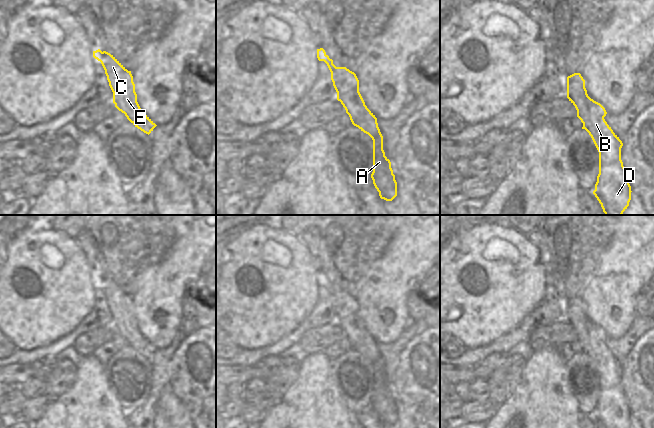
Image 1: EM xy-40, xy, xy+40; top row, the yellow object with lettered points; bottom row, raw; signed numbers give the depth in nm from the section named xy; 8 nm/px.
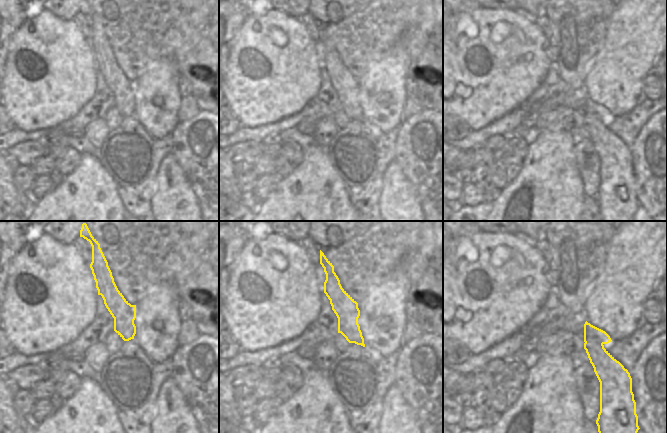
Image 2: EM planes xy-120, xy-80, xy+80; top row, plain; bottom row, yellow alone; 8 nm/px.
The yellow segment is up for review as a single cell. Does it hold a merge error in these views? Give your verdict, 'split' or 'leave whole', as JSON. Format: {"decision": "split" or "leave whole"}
{"decision": "leave whole"}

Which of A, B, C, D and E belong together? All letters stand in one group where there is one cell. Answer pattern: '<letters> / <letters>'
A B C D E

